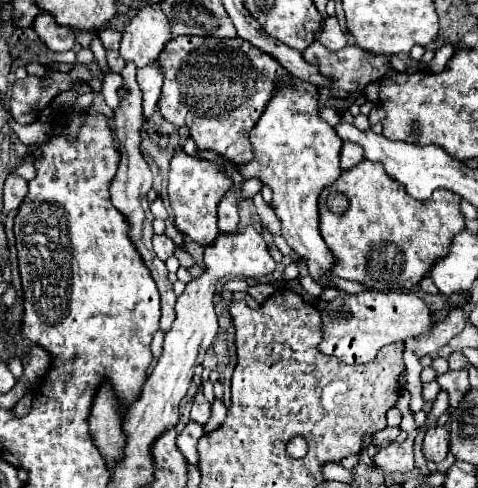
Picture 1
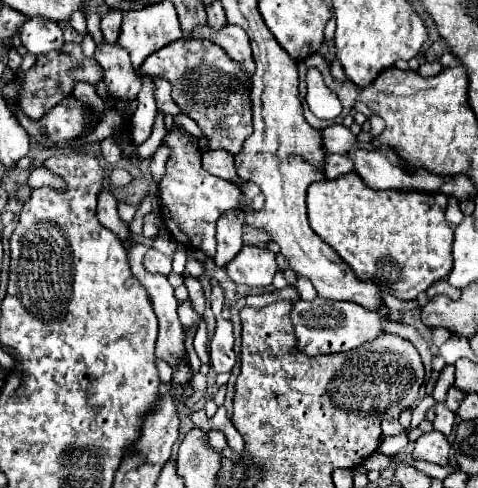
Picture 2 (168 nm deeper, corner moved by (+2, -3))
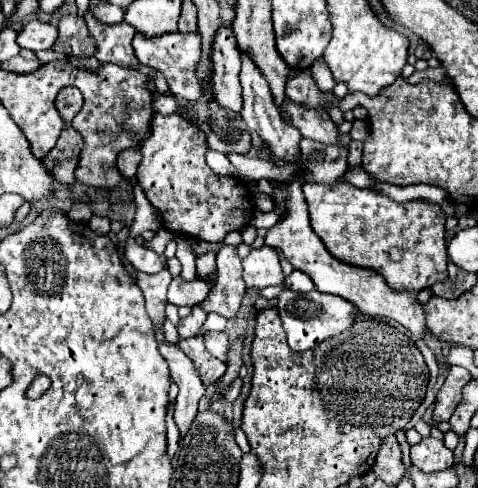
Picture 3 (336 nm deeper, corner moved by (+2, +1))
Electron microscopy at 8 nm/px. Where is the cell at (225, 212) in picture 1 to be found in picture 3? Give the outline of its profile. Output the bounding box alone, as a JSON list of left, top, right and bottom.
[201,245,247,319]

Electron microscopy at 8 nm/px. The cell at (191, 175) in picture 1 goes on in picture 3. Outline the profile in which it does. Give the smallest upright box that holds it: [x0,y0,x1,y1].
[137,113,253,243]

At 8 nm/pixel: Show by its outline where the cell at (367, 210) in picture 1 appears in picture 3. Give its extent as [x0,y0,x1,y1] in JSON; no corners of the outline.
[303,181,447,293]

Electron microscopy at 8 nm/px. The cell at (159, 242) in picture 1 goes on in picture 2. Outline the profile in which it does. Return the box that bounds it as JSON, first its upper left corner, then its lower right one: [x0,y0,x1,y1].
[143,249,171,275]

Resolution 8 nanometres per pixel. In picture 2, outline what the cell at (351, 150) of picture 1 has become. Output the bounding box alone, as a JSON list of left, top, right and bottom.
[325,155,353,179]

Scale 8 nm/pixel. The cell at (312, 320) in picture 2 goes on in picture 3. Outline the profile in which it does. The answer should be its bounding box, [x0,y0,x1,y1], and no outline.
[277,289,355,351]

